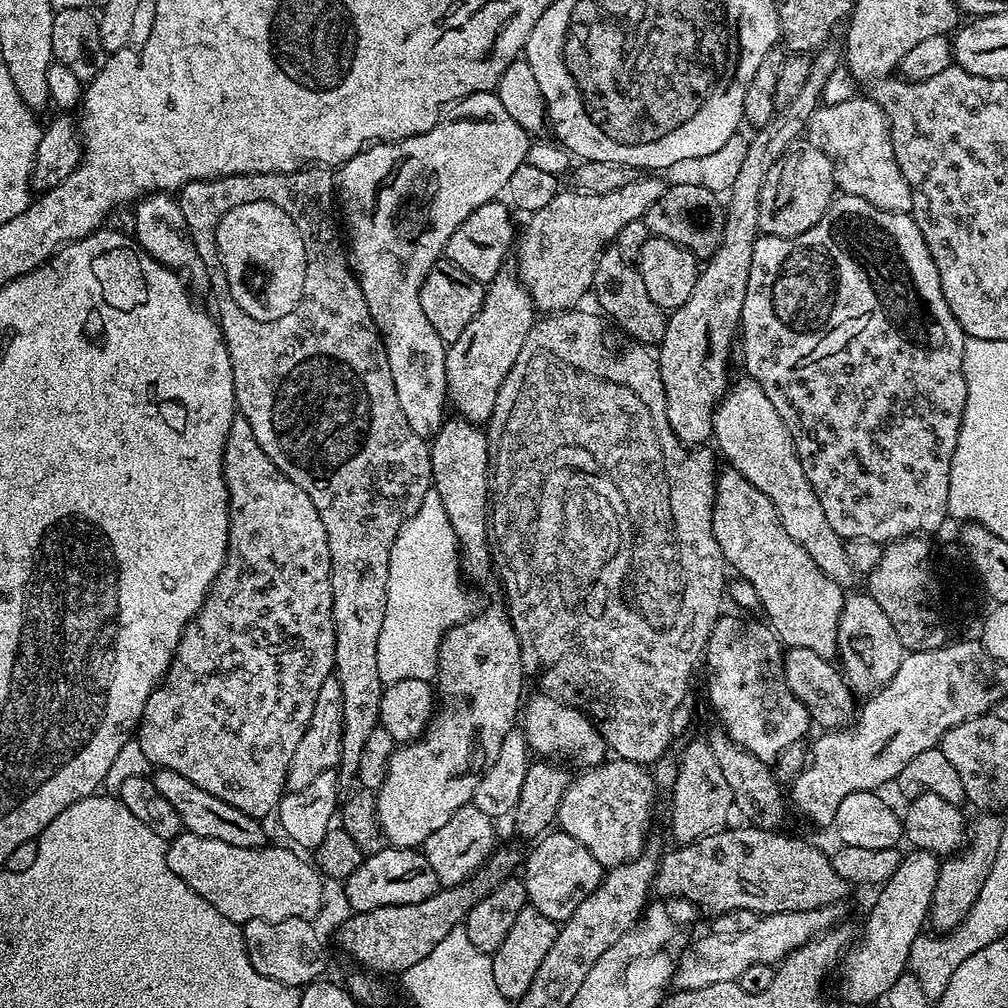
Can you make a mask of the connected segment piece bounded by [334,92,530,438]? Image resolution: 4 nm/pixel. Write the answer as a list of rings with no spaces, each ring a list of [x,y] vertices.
[[[479,92],[478,94],[465,96],[463,100],[453,104],[447,115],[441,118],[430,130],[405,140],[373,143],[364,151],[358,153],[357,156],[350,158],[345,164],[341,164],[335,169],[334,188],[338,193],[338,212],[342,217],[343,227],[346,229],[348,262],[356,281],[360,284],[362,298],[366,298],[370,318],[376,324],[376,329],[380,331],[380,338],[384,342],[384,349],[390,362],[390,374],[394,378],[394,390],[398,394],[398,406],[402,406],[402,414],[406,414],[406,422],[410,422],[410,430],[414,430],[414,434],[419,436],[425,438],[435,436],[437,430],[445,422],[444,404],[446,408],[446,401],[448,400],[446,358],[444,357],[446,346],[442,342],[442,338],[438,338],[438,334],[434,334],[434,326],[430,326],[425,312],[422,311],[422,302],[420,301],[422,282],[426,282],[426,274],[430,274],[434,265],[440,263],[444,256],[446,242],[450,242],[450,234],[454,234],[454,230],[458,230],[458,226],[462,226],[462,222],[466,222],[466,218],[470,218],[470,214],[474,214],[474,210],[478,210],[478,206],[486,206],[486,202],[497,199],[507,189],[510,174],[514,174],[514,170],[518,170],[518,166],[525,163],[529,145],[529,133],[524,132],[522,126],[518,126],[518,122],[514,122],[514,118],[510,118],[510,114],[506,114],[506,110],[497,96],[492,92]]]

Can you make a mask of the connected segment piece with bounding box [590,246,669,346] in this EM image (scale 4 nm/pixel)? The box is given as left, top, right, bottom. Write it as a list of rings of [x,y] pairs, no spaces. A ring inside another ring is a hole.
[[[609,246],[601,252],[594,270],[590,292],[593,297],[596,295],[596,300],[600,303],[599,311],[609,321],[612,319],[626,335],[633,336],[636,339],[633,341],[637,345],[659,345],[660,339],[666,334],[669,313],[660,308],[658,302],[650,299],[650,293],[642,282],[642,274],[636,269],[635,263],[619,248]]]

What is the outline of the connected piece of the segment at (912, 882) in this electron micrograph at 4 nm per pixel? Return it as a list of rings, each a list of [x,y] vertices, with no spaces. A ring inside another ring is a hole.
[[[912,850],[909,853],[877,891],[880,893],[876,896],[876,905],[868,912],[864,932],[862,928],[858,939],[845,951],[838,965],[840,992],[852,1004],[883,1001],[886,990],[890,990],[907,969],[910,946],[914,946],[917,936],[925,931],[941,861],[932,852]]]

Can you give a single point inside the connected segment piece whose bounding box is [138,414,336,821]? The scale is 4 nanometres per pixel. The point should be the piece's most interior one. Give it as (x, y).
(241, 689)

